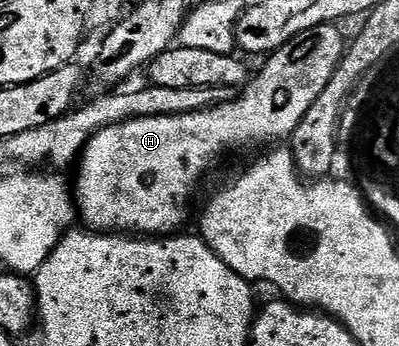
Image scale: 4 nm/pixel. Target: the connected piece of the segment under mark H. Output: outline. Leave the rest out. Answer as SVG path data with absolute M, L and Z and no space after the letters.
M336 23L319 25L300 36L290 39L281 49L267 58L260 74L253 76L242 92L232 101L193 113L160 114L153 117L134 117L117 125L107 126L89 138L78 157L80 170L74 181L74 205L78 217L89 230L117 235L172 235L184 225L188 217L188 200L200 185L200 180L219 163L220 157L235 149L248 149L251 145L276 143L279 137L291 138L302 123L302 115L310 111L310 103L322 95L326 83L344 57L346 37L340 34Z

